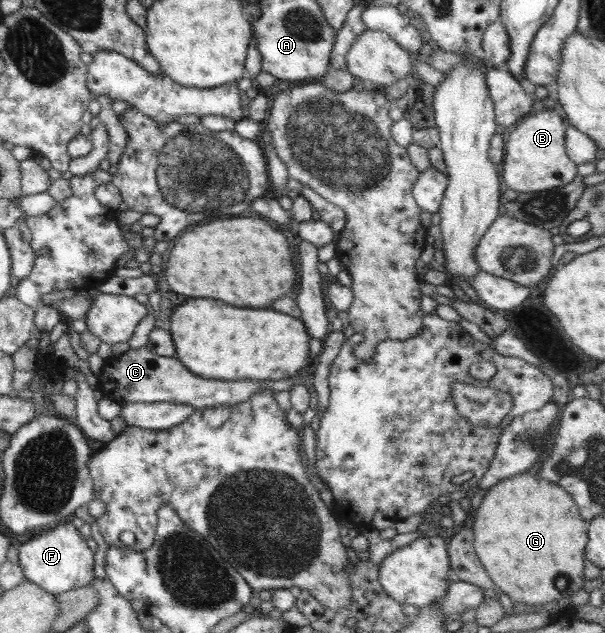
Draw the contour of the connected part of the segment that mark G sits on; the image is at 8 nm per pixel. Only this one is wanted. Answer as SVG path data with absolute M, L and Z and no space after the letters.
M525 472L486 491L473 522L474 550L501 592L514 602L542 607L584 588L588 523L559 484Z

